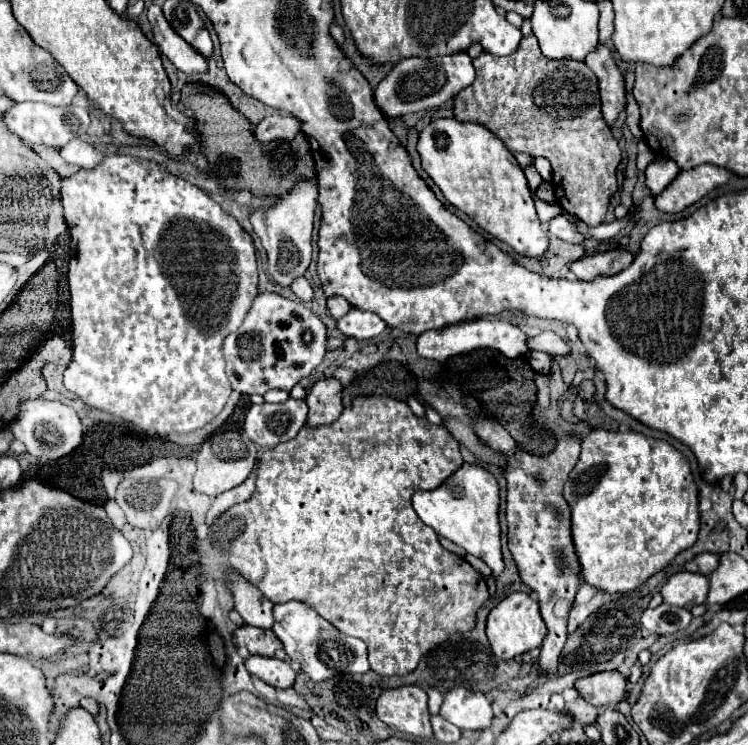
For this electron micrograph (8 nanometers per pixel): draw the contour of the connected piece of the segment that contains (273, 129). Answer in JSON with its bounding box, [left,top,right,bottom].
[253,115,299,143]

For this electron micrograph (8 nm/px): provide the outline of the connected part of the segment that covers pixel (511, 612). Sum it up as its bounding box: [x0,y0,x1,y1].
[487,591,547,659]

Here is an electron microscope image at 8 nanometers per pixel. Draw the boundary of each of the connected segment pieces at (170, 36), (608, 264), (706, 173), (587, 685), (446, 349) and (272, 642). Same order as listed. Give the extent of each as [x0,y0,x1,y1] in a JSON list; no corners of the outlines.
[[147,5,207,75],[569,249,633,281],[655,165,731,213],[575,671,627,707],[417,319,527,361],[233,625,281,657]]

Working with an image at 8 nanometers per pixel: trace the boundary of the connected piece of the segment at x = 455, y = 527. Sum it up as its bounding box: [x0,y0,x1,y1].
[411,463,503,577]

